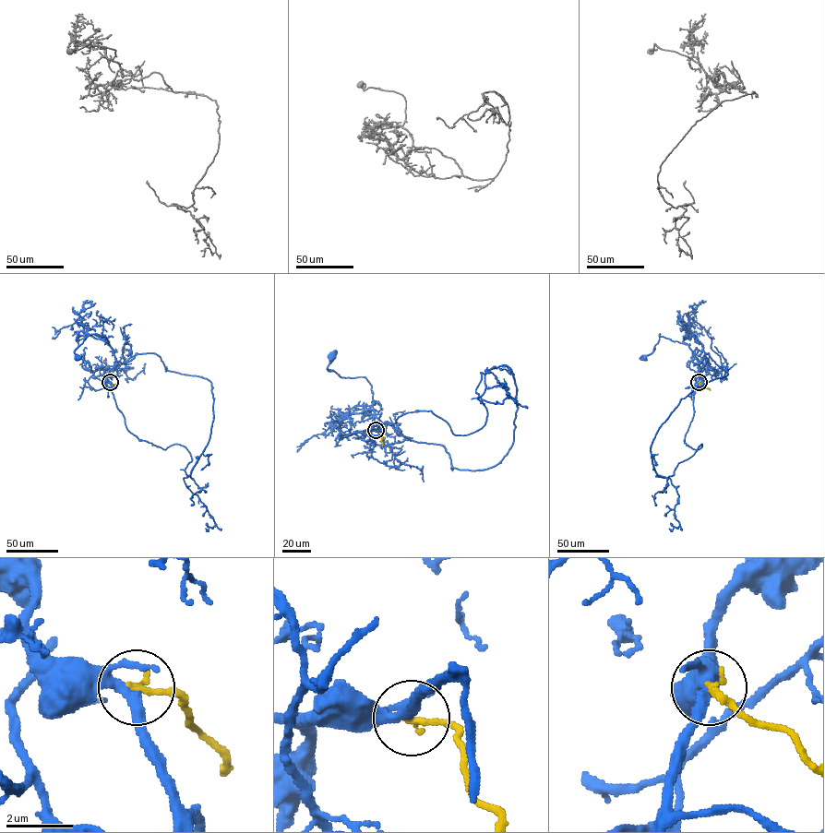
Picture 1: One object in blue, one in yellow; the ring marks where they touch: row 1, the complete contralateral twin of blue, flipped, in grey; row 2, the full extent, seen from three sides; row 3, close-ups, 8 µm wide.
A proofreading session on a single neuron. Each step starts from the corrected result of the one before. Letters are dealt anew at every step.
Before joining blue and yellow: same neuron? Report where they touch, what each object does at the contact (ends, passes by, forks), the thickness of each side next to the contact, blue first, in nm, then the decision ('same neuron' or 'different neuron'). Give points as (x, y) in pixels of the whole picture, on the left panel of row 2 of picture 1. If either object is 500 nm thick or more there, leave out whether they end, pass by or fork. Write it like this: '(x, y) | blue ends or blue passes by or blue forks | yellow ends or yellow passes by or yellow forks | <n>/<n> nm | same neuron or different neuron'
(110, 382) | blue forks | yellow ends | 240/200 nm | different neuron

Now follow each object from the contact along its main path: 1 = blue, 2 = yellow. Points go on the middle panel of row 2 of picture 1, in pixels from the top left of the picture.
1: (376, 430), (370, 437), (381, 445), (371, 386), (364, 376), (342, 377), (328, 368), (330, 355)
2: (376, 430), (381, 441), (385, 436)

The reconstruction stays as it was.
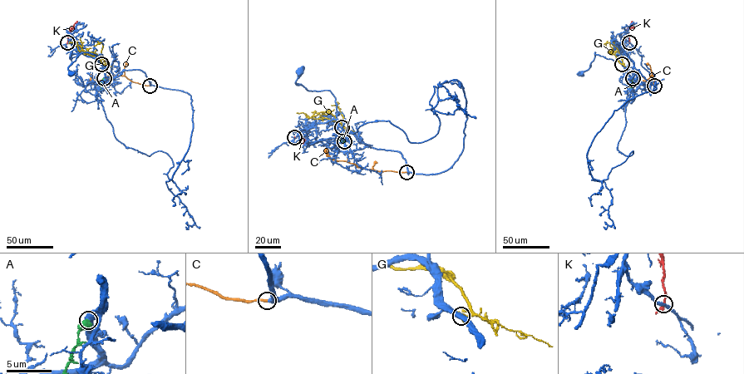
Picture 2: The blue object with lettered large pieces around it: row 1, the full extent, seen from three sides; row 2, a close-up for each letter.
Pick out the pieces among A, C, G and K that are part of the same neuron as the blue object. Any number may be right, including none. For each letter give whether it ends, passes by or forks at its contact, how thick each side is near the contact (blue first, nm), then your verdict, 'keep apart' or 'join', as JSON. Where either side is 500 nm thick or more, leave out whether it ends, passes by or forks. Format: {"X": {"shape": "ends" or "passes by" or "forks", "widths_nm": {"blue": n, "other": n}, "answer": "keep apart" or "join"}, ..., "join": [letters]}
{"A": {"widths_nm": {"blue": 550, "other": 650}, "answer": "keep apart"}, "C": {"shape": "ends", "widths_nm": {"blue": 340, "other": 200}, "answer": "join"}, "G": {"widths_nm": {"blue": 500, "other": 500}, "answer": "keep apart"}, "K": {"shape": "passes by", "widths_nm": {"blue": 240, "other": 200}, "answer": "keep apart"}, "join": ["C"]}

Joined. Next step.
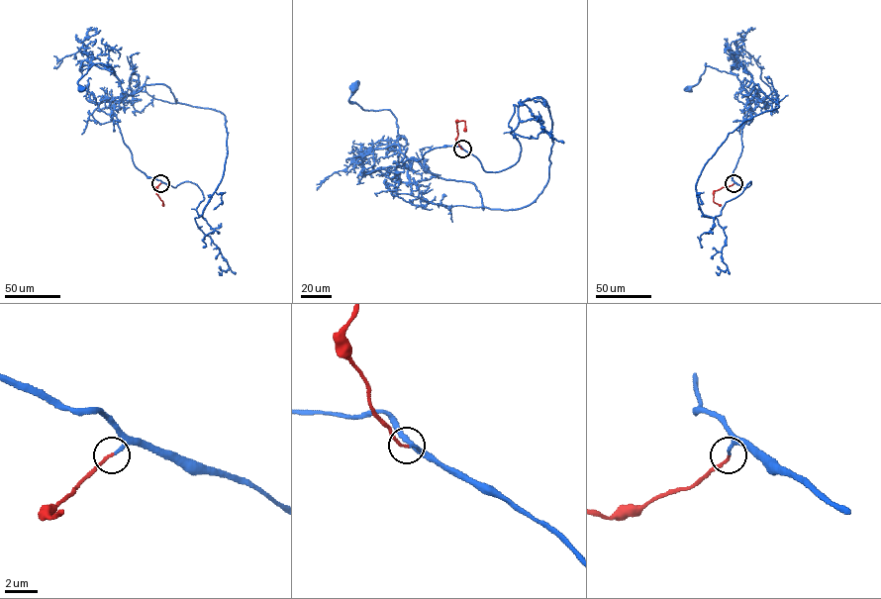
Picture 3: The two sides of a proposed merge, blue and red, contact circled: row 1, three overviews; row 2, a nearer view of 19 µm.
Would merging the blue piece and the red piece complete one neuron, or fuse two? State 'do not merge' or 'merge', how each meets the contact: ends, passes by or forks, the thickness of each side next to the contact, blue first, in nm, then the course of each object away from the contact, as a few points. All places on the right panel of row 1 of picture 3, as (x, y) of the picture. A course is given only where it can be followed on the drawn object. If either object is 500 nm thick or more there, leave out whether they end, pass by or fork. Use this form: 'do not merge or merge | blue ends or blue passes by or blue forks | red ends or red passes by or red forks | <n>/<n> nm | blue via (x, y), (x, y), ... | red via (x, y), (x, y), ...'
merge | blue ends | red ends | 170/180 nm | blue via (734, 183), (742, 128), (747, 112), (758, 100), (747, 93), (735, 74), (706, 63), (698, 82), (688, 89) | red via (734, 183), (714, 191), (713, 201), (721, 205)

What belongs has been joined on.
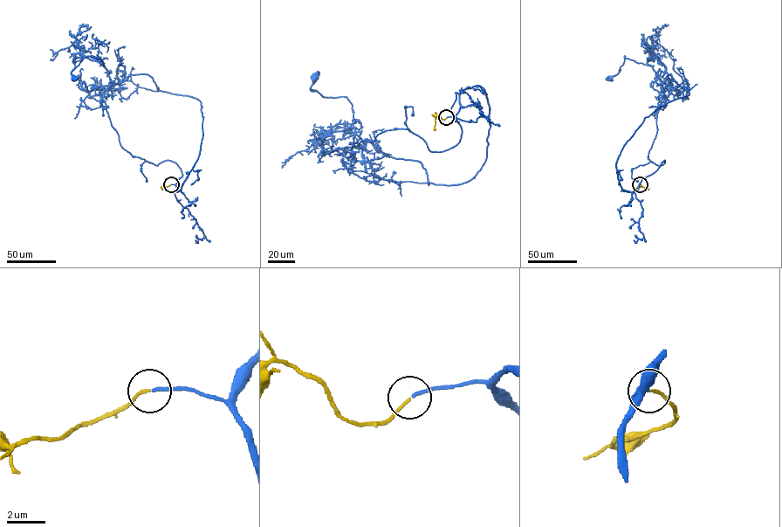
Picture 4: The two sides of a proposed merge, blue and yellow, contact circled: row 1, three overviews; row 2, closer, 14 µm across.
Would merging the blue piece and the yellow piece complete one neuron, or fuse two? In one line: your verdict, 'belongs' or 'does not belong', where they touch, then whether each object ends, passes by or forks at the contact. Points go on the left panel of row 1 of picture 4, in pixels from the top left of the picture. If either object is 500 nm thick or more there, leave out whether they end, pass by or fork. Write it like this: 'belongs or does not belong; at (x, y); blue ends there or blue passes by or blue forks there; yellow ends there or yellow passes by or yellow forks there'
belongs; at (171, 184); blue ends there; yellow ends there

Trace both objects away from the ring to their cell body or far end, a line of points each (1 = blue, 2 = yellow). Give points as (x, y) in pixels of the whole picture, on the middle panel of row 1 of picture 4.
1: (446, 117), (462, 129), (451, 148), (394, 128), (353, 147), (356, 161), (352, 105), (311, 88), (313, 76)
2: (446, 117), (442, 120), (436, 115), (435, 130)

